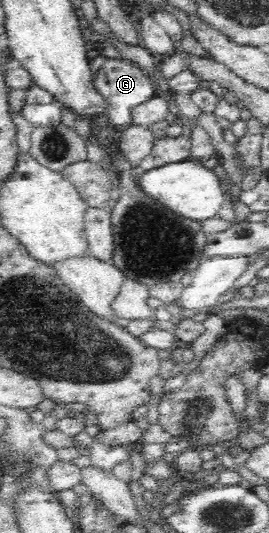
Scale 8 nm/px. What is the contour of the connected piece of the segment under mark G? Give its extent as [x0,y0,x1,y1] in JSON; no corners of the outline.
[94,56,157,128]

